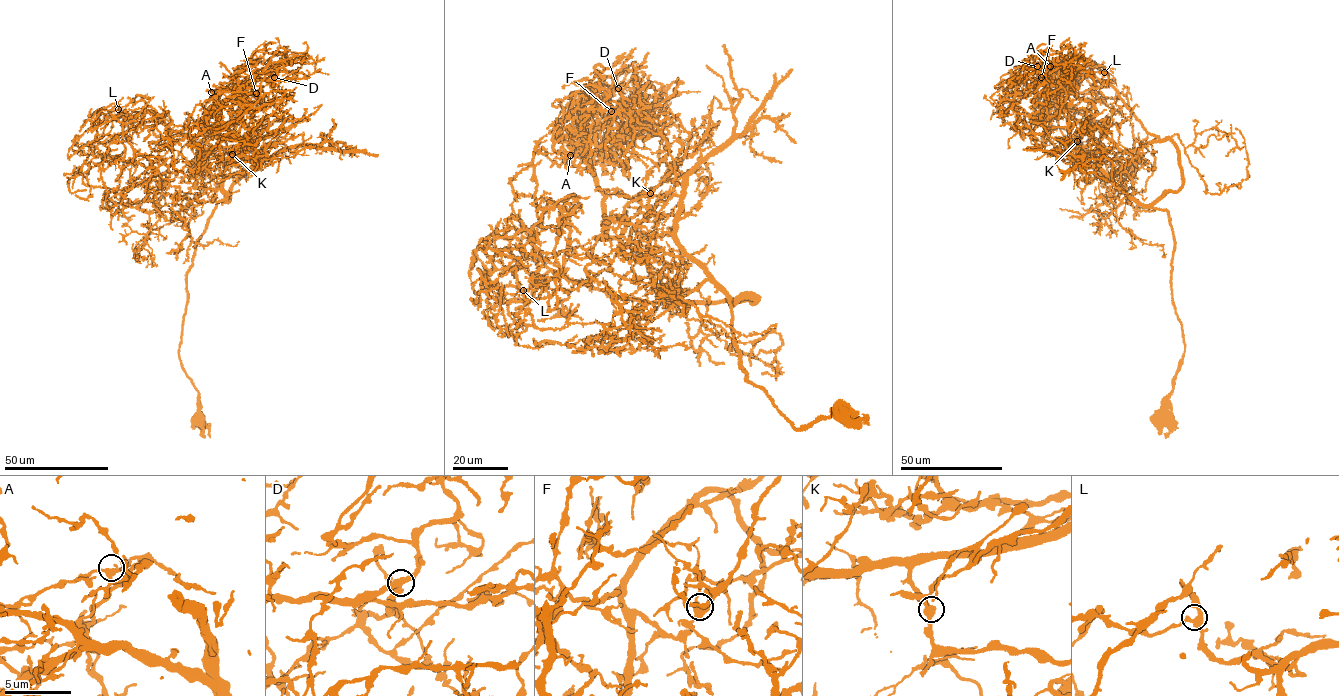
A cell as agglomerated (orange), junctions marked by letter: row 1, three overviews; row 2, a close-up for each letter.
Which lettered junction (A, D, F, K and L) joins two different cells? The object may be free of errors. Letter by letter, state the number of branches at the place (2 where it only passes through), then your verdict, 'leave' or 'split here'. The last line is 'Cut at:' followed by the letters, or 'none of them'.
A: 3 | leave
D: 3 | leave
F: 3 | leave
K: 3 | leave
L: 3 | leave
Cut at: none of them

